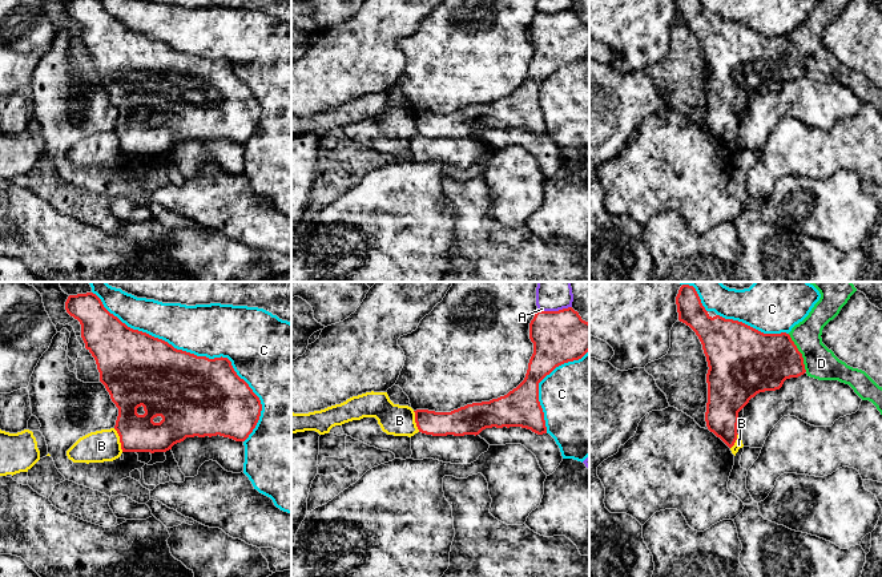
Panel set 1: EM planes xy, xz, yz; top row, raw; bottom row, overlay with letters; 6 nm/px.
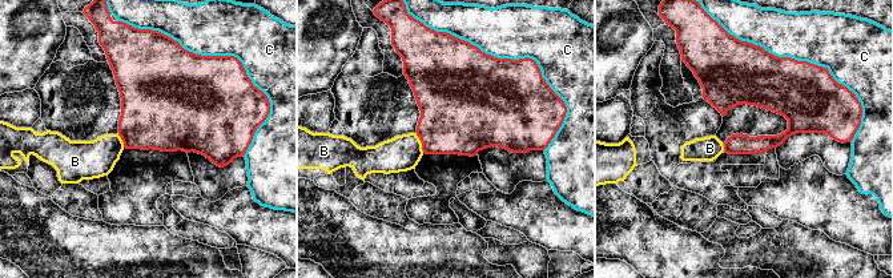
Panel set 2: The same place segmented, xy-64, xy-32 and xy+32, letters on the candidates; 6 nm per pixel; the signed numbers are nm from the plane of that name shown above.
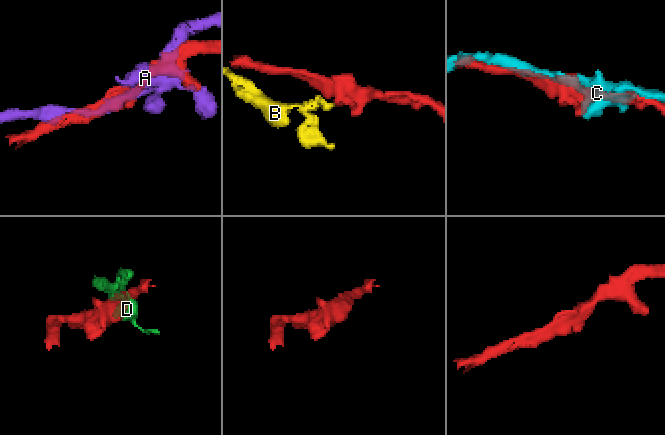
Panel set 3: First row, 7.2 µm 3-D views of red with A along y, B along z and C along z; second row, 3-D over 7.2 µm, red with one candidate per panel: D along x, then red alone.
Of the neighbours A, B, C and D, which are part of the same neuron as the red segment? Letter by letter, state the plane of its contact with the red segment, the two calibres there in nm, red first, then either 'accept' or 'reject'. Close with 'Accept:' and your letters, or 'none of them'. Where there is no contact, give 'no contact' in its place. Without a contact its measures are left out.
A: xz | 320/220 nm | reject
B: xy | 220/190 nm | reject
C: xy | 480/320 nm | reject
D: yz | 360/200 nm | reject
Accept: none of them

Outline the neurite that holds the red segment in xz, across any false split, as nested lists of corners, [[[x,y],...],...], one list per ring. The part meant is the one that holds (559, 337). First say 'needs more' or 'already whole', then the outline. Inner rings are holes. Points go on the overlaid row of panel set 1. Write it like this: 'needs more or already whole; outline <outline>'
already whole; outline [[[572,307],[537,310],[529,323],[533,354],[524,380],[507,395],[472,403],[451,412],[416,409],[419,432],[432,436],[479,435],[486,428],[521,427],[547,433],[539,402],[539,383],[556,367],[581,359],[589,351],[589,323]]]

